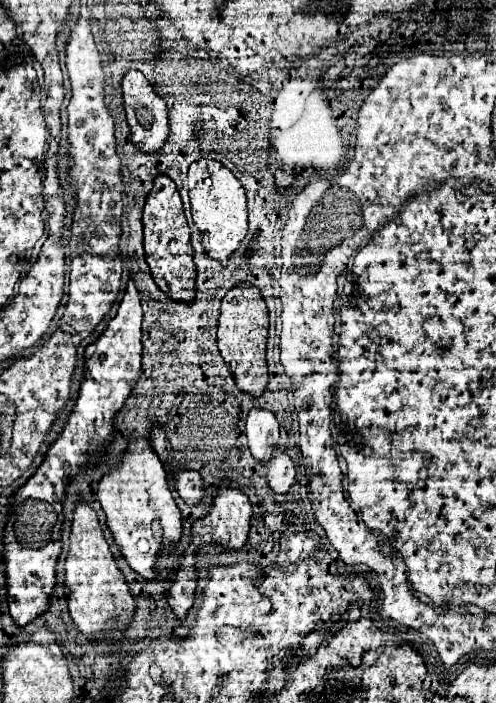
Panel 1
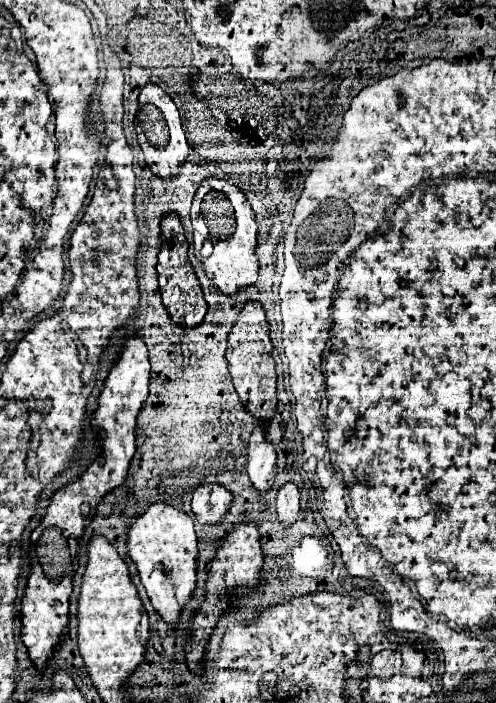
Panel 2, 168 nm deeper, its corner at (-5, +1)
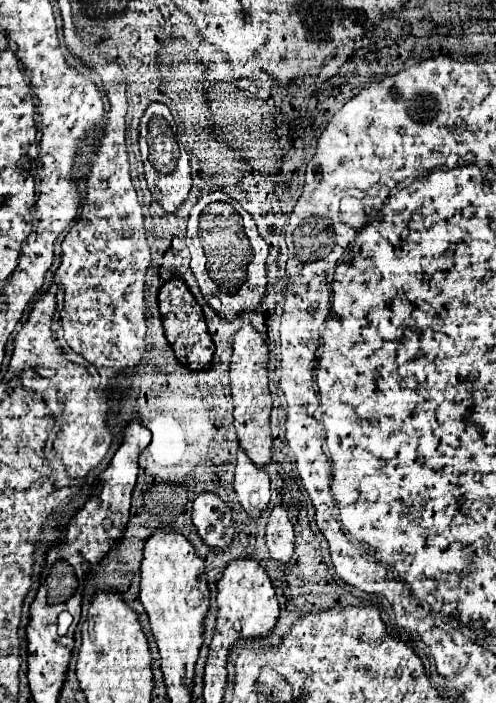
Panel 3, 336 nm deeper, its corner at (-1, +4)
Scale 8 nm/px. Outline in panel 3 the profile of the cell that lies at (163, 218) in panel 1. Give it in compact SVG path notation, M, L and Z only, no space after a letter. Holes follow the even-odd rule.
M172 277L160 289L158 303L160 303L162 323L164 323L164 335L166 335L168 343L172 345L178 361L182 361L190 369L204 369L204 367L208 367L212 363L212 355L214 355L212 337L210 337L210 333L206 329L202 307L198 305L192 291L184 283L186 281L180 279L180 277Z

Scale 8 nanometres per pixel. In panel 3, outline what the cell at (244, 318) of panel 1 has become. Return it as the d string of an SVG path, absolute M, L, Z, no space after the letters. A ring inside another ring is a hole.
M246 323L240 327L232 341L232 361L230 361L230 387L234 399L234 427L240 445L252 461L264 465L272 459L272 435L270 435L270 409L272 397L268 389L268 345L254 325Z

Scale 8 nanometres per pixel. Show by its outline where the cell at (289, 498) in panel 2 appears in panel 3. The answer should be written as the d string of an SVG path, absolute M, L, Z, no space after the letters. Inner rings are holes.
M278 505L272 507L266 525L266 543L270 547L270 555L280 563L288 563L294 549L294 527L288 517L288 509Z

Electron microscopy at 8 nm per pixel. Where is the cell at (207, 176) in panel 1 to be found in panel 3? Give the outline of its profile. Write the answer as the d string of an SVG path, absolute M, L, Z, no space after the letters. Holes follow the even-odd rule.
M200 197L196 201L196 205L192 207L190 211L190 217L188 217L188 233L186 233L186 245L190 249L190 255L192 255L192 261L190 261L190 269L200 285L200 291L202 295L206 297L208 305L216 311L216 313L222 313L222 317L236 317L236 313L242 313L242 311L248 311L248 309L256 309L256 305L260 303L260 299L264 297L266 293L266 257L268 257L268 245L264 243L264 239L258 235L256 231L256 223L254 219L250 217L248 211L242 209L242 205L234 199L230 201L224 201L224 203L230 203L238 213L240 217L202 217L202 213L206 211L206 207L210 203L204 205L204 197Z

